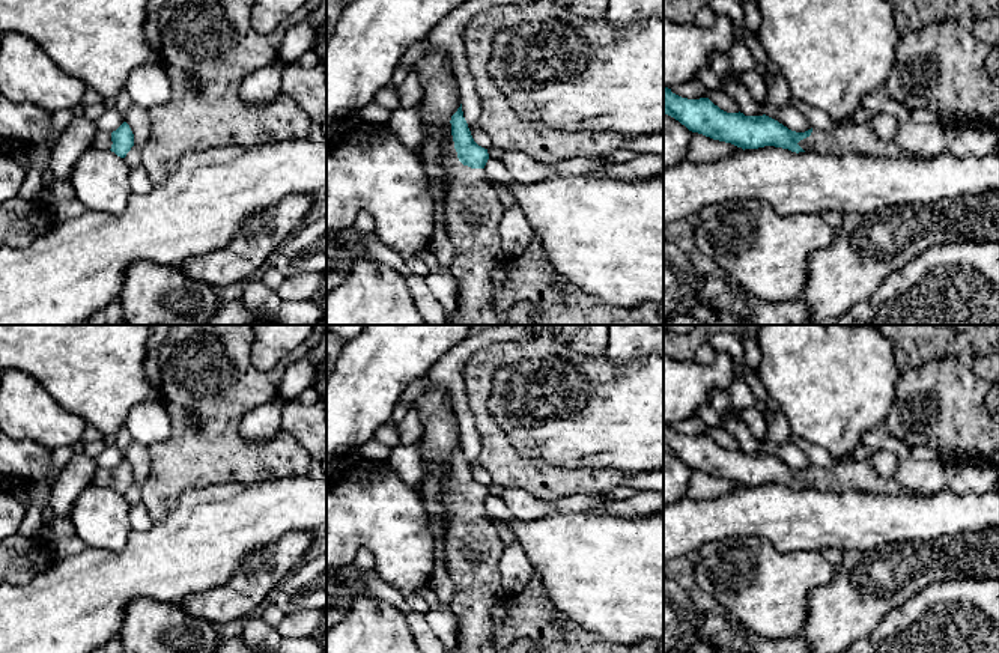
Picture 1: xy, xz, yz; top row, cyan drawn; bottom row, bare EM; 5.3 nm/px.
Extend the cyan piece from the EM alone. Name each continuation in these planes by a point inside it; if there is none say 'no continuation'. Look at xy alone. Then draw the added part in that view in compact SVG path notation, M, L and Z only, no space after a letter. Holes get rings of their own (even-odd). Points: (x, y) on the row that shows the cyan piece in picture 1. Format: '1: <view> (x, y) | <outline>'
1: xy (103, 140) | M98 132L93 140L93 147L101 150L110 150L111 149L111 132Z

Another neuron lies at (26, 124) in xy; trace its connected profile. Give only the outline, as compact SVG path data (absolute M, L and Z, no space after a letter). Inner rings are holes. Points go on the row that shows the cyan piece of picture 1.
M0 92L0 137L21 146L36 146L48 140L51 114L44 108L9 101Z

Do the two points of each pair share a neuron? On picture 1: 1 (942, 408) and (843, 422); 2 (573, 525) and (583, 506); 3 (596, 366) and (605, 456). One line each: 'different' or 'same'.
1: different
2: different
3: same

